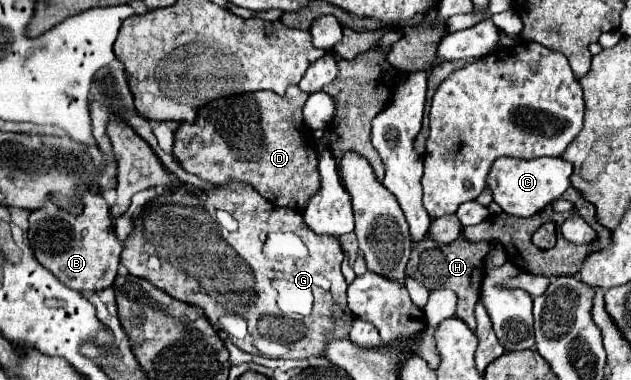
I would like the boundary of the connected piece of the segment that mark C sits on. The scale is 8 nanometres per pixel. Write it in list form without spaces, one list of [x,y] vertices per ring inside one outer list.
[[[501,157],[493,163],[491,175],[487,177],[487,185],[493,191],[493,201],[499,203],[505,213],[517,217],[531,217],[555,199],[559,199],[571,187],[571,173],[573,165],[563,161],[561,157],[539,157],[531,161]]]

